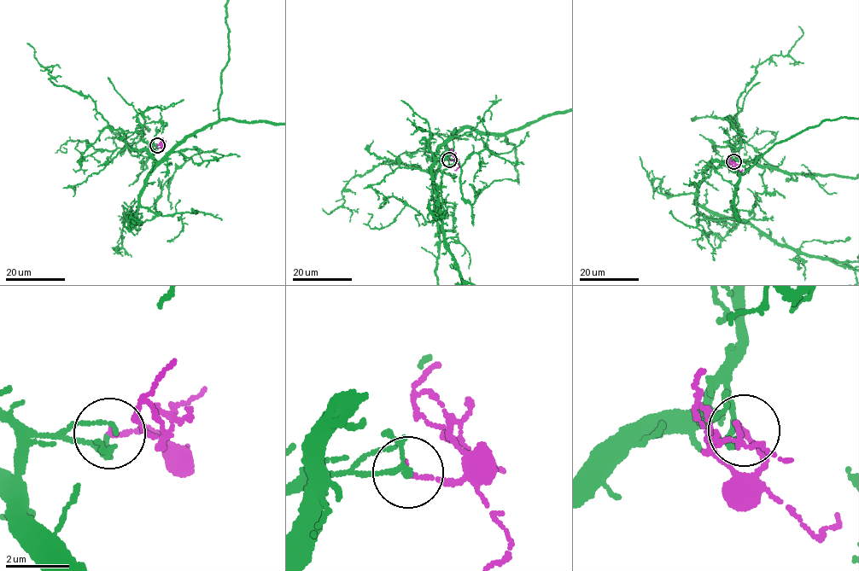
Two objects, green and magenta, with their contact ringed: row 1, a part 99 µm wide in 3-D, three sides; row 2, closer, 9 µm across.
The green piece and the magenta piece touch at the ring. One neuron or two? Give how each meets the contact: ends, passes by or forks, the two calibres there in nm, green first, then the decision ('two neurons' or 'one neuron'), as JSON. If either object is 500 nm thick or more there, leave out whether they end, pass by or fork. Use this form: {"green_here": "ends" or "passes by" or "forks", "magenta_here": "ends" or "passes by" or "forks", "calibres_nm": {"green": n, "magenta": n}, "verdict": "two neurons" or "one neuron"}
{"green_here": "passes by", "magenta_here": "ends", "calibres_nm": {"green": 130, "magenta": 150}, "verdict": "one neuron"}

